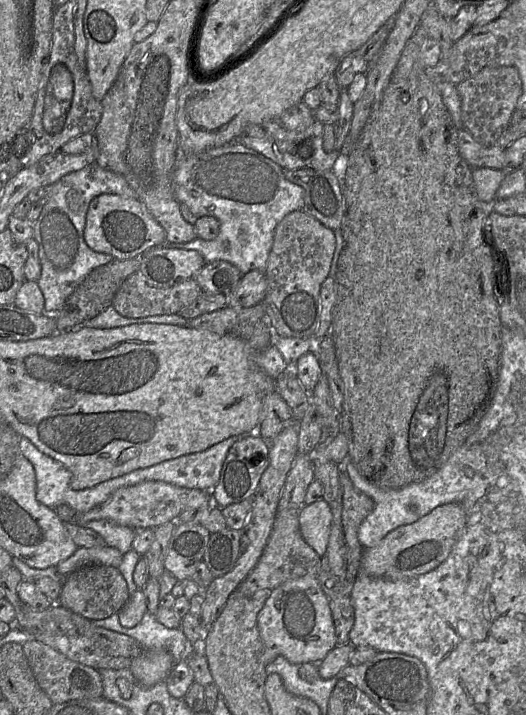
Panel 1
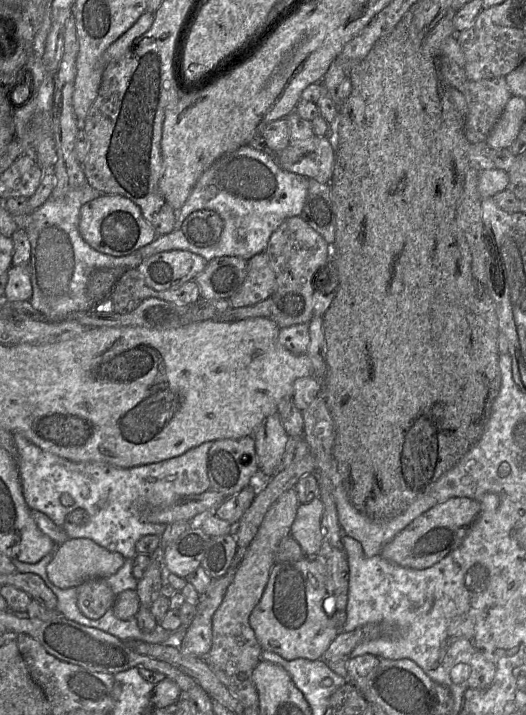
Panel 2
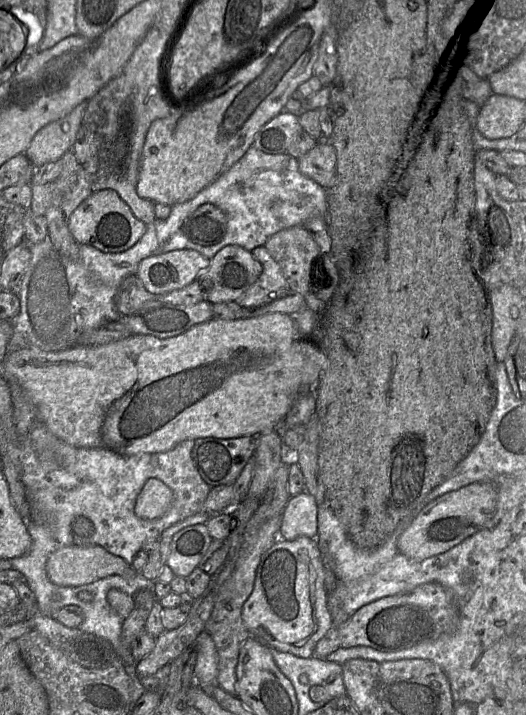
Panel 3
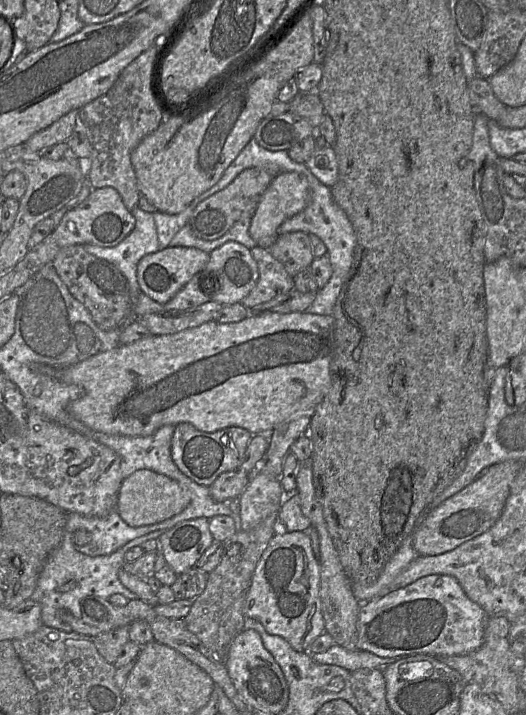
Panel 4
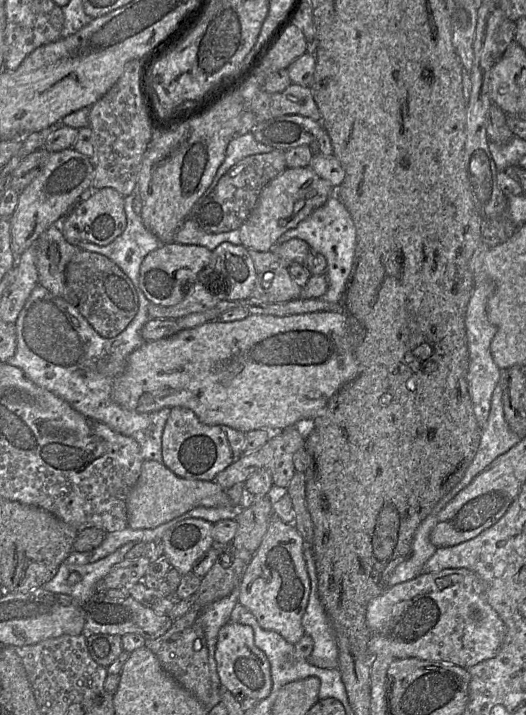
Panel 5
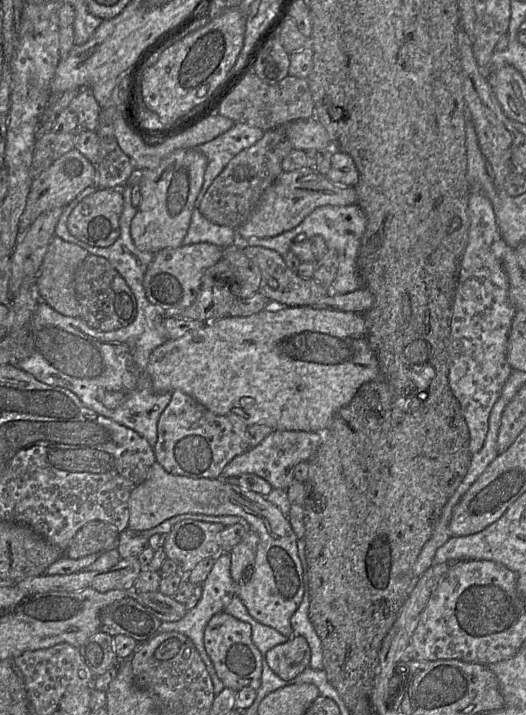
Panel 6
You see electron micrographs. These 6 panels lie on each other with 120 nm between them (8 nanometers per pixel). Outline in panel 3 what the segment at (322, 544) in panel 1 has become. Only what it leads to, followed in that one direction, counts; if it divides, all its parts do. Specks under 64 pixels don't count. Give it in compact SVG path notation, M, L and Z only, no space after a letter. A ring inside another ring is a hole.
M302 492L290 497L283 513L280 538L294 540L299 537L316 539L318 534L318 504L314 497Z

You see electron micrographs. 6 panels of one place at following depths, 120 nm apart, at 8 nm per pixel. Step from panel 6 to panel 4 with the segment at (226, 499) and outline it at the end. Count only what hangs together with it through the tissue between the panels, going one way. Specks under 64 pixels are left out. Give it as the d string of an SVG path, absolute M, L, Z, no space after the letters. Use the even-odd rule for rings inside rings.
M142 469L126 478L119 491L117 511L130 527L163 522L181 513L190 503L190 494L177 481L154 471ZM279 529L259 559L247 589L243 614L262 624L266 632L284 638L298 652L308 652L311 643L325 632L320 601L320 564L307 532Z

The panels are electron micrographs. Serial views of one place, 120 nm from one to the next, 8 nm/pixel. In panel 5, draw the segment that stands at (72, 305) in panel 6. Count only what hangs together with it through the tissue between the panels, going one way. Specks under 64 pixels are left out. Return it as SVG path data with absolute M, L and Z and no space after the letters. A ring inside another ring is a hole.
M53 224L39 236L35 249L38 284L53 295L68 300L65 269L80 248L68 243Z

